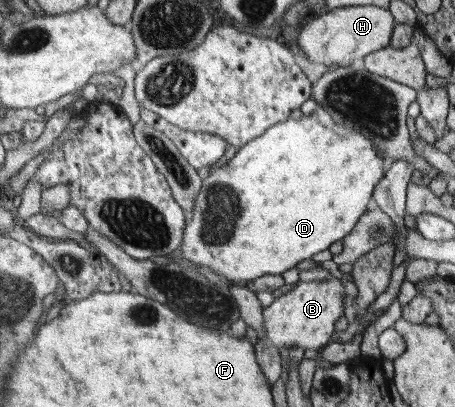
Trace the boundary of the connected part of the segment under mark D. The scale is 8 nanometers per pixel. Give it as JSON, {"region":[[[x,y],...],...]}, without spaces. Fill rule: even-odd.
{"region":[[[318,107],[312,114],[302,115],[299,119],[288,118],[284,123],[275,124],[263,135],[252,139],[250,143],[240,147],[236,154],[223,166],[214,168],[207,178],[202,180],[202,189],[194,199],[191,217],[187,217],[183,229],[183,243],[179,247],[183,263],[190,267],[204,267],[221,276],[222,281],[230,284],[249,285],[264,274],[282,274],[297,266],[302,260],[311,259],[314,254],[328,249],[332,242],[340,241],[356,225],[356,222],[372,207],[372,191],[378,181],[384,177],[384,158],[378,156],[372,142],[364,138],[360,132],[348,129],[339,124],[326,110]]]}

